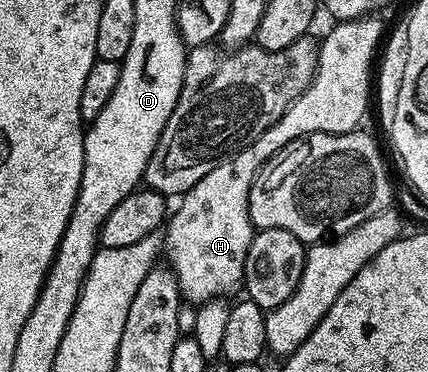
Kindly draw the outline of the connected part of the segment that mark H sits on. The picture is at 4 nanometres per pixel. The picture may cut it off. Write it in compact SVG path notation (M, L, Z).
M362 18L334 23L334 28L320 41L317 50L317 73L306 88L289 103L283 115L274 120L271 127L263 130L263 134L252 137L240 150L234 151L228 158L222 159L222 164L214 163L210 172L202 171L188 185L187 191L180 197L181 205L177 213L168 217L163 228L165 244L164 255L169 255L168 263L177 276L181 287L181 295L186 301L194 300L194 305L200 306L207 300L213 300L229 294L233 287L240 285L245 278L245 263L247 250L251 246L255 229L249 217L249 191L253 180L262 167L274 156L282 152L292 140L300 136L309 136L313 132L356 132L362 127L361 119L371 104L371 80L369 84L369 67L373 64L373 51L381 40L381 24L377 18Z

